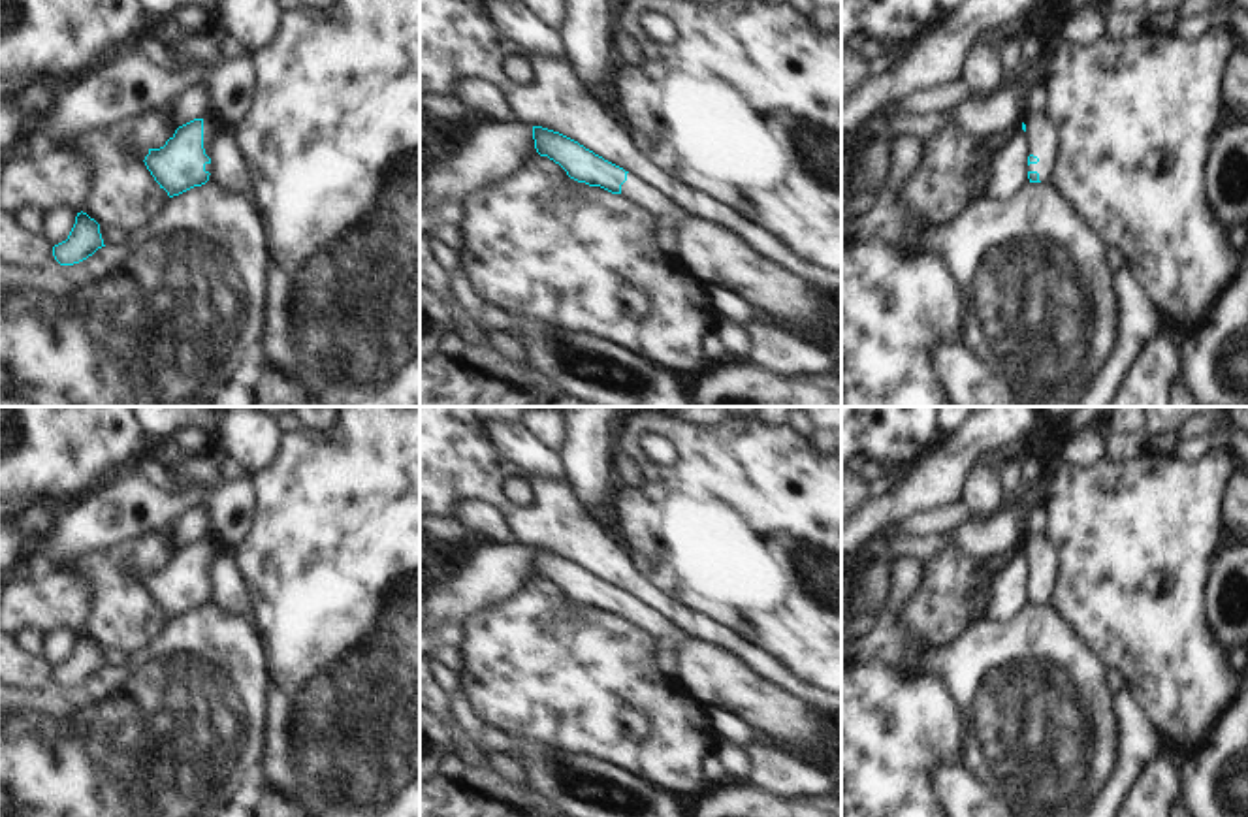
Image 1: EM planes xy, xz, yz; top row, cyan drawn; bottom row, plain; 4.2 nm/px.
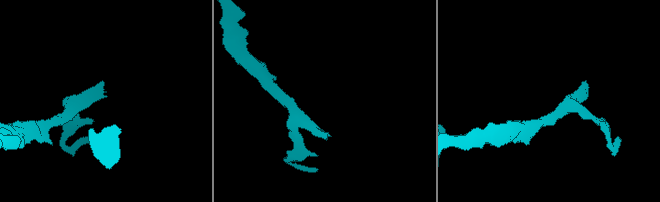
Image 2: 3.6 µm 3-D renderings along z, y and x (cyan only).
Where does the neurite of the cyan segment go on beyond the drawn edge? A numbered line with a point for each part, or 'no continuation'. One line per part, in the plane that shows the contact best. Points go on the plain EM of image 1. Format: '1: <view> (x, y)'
1: xy (211, 546)

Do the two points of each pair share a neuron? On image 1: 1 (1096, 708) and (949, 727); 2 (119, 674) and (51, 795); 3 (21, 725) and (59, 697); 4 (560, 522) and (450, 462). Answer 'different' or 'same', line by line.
1: different
2: same
3: same
4: same

